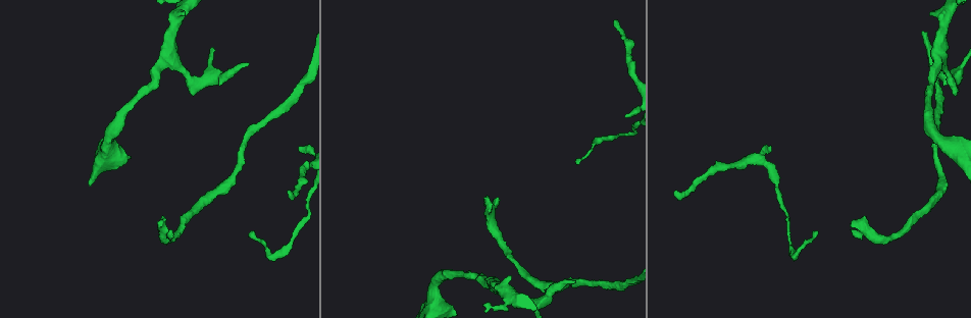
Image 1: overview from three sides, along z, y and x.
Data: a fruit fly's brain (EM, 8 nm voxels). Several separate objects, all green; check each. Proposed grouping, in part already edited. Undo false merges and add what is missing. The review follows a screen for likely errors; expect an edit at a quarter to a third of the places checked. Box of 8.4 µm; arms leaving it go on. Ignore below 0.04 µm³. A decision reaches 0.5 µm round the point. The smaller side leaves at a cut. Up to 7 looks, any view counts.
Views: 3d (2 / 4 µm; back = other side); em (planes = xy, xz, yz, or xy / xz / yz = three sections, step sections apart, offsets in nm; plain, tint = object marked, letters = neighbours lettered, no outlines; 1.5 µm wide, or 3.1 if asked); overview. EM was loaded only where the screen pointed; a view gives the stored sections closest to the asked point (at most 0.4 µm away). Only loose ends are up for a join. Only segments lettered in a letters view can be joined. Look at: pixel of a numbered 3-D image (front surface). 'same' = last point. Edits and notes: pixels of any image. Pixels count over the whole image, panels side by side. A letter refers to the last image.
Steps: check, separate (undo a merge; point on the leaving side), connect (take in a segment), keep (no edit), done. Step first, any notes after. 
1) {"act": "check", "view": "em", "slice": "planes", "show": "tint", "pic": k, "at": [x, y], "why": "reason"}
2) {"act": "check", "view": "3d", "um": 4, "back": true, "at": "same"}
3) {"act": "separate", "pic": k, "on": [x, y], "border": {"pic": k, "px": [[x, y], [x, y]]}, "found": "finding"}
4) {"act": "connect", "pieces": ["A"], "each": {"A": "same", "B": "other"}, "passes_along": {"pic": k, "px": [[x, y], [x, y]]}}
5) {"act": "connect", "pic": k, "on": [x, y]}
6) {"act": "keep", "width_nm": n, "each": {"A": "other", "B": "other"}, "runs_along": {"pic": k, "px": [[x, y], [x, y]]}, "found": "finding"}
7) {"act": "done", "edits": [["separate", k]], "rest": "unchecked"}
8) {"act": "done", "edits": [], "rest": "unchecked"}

{"act": "check", "view": "em", "slice": "planes", "show": "letters", "pic": 1, "at": [574, 282], "why": "an open end"}

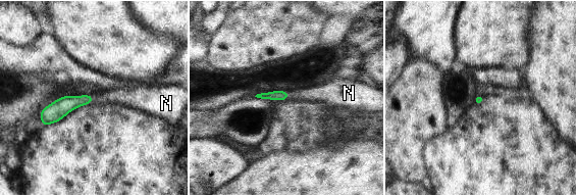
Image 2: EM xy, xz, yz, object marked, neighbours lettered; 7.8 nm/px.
{"act": "connect", "pic": 2, "on": [319, 94], "each": {"N": "same"}, "passes_along": {"pic": 2, "px": [[275, 95], [288, 95], [319, 94]]}, "found": "it goes on there"}

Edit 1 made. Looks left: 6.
{"act": "check", "view": "overview", "why": "redraw"}

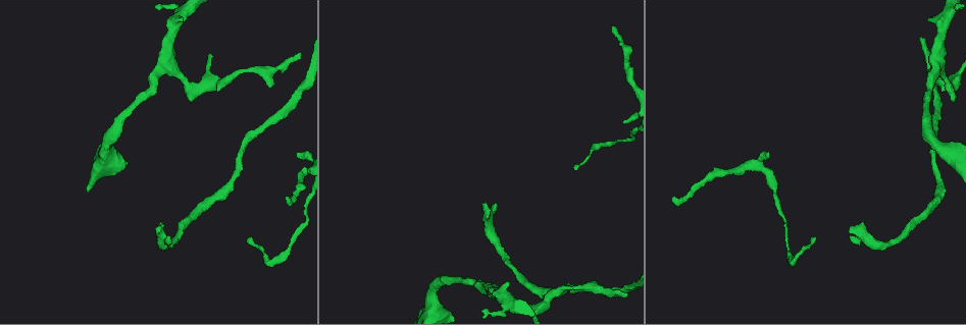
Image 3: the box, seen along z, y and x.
{"act": "check", "view": "em", "slice": "planes", "show": "letters", "pic": 3, "at": [157, 229], "why": "free end"}

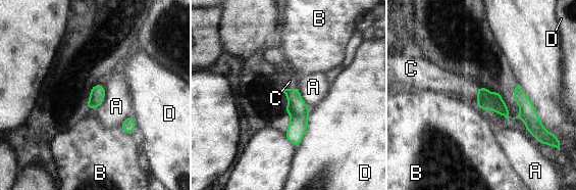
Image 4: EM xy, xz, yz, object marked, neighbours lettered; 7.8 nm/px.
{"act": "connect", "pic": 4, "on": [452, 80], "each": {"A": "other", "B": "other", "C": "same", "D": "other"}, "passes_along": {"pic": 4, "px": [[494, 102], [477, 95], [452, 80]]}, "found": "it goes on there"}

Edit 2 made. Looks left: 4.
{"act": "check", "view": "overview"}

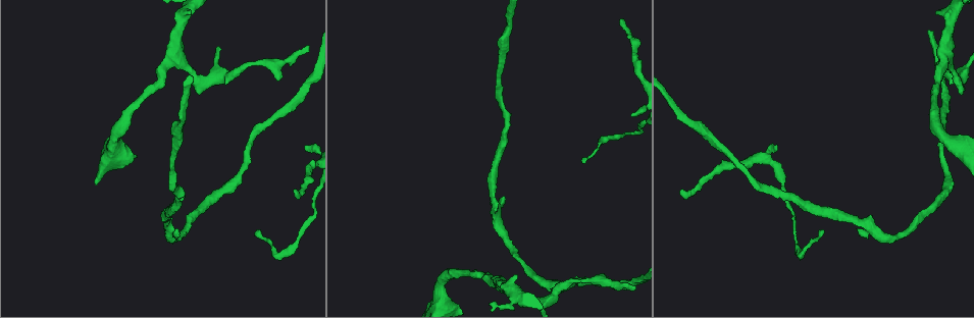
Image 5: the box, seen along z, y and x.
{"act": "check", "view": "em", "slice": "planes", "show": "plain", "pic": 5, "at": [621, 19]}

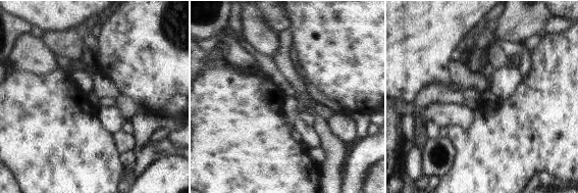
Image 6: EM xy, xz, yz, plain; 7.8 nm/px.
{"act": "check", "view": "em", "slice": "planes", "show": "letters", "at": "same"}

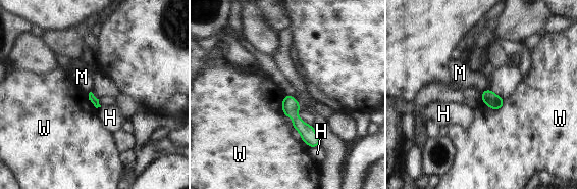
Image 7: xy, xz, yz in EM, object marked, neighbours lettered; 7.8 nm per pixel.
{"act": "keep", "each": {"H": "other", "M": "other", "W": "other"}, "found": "none of them fits"}

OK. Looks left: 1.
{"act": "done", "edits": [["connect", 2], ["connect", 4]], "rest": "unchecked"}

